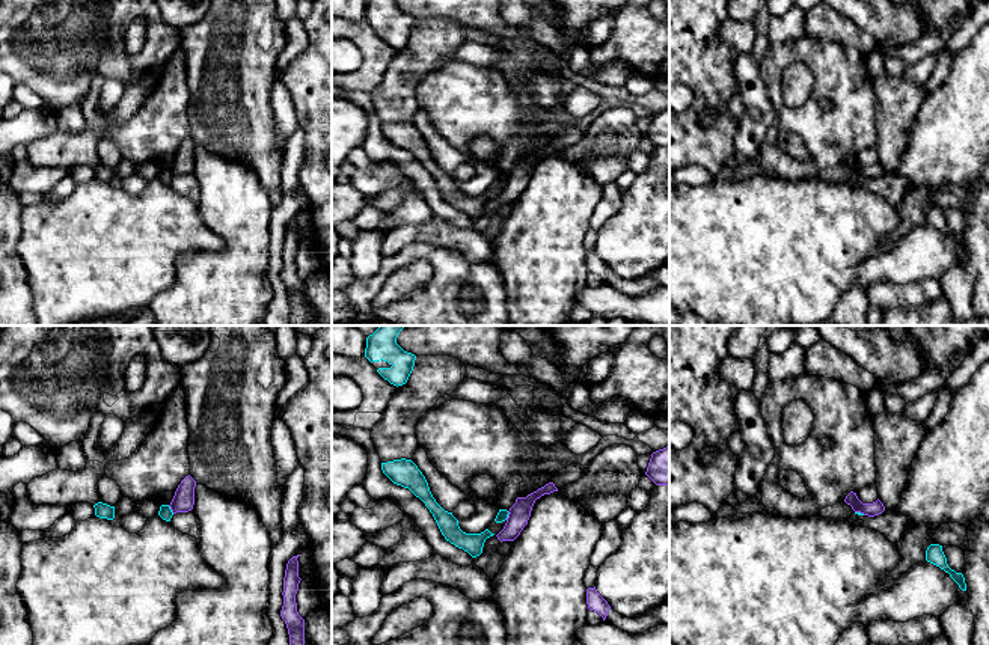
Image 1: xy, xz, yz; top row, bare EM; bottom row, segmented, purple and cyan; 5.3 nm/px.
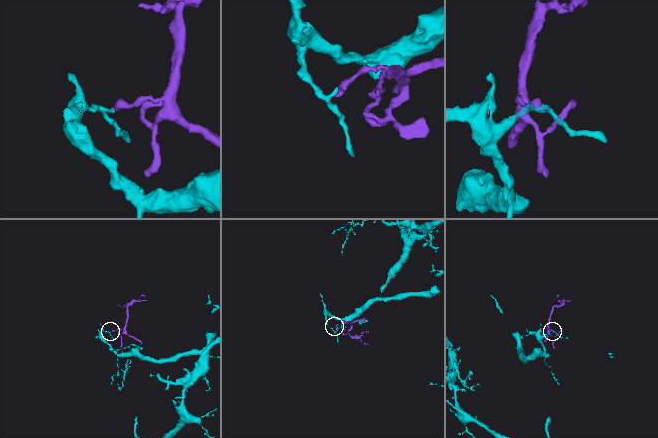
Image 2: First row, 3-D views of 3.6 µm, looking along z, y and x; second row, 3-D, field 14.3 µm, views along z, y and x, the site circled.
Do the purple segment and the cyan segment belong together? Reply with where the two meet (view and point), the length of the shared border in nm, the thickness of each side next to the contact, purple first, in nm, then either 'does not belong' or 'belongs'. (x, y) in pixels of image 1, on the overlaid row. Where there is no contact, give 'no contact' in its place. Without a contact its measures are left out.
contact xy (171, 508); length 60 nm; calibres 120 and 70 nm; does not belong

